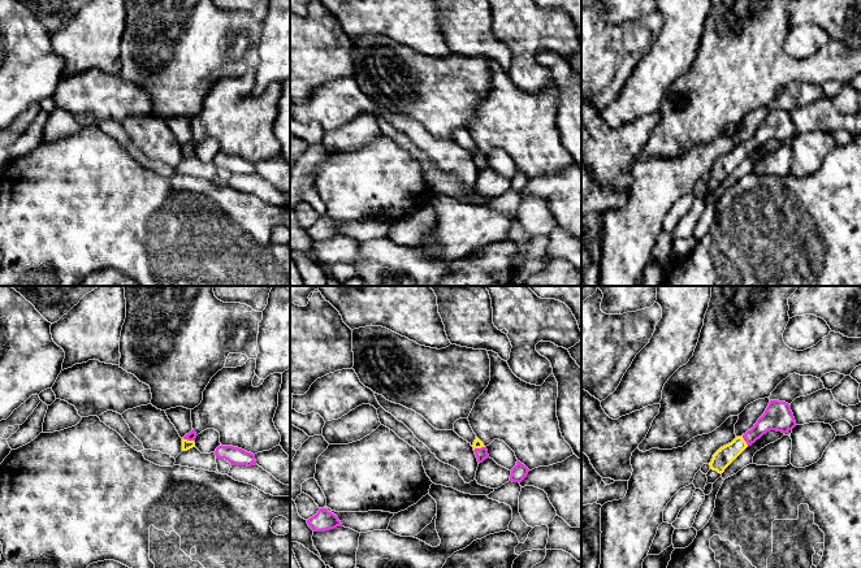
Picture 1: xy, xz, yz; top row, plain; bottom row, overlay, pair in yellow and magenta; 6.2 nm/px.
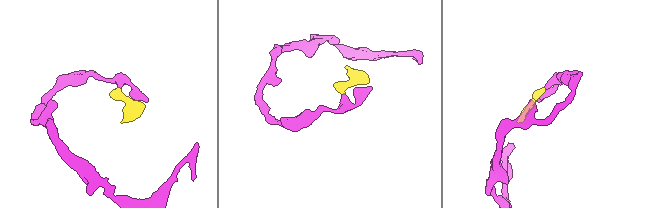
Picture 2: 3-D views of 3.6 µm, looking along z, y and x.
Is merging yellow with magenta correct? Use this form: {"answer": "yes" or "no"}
{"answer": "yes"}

